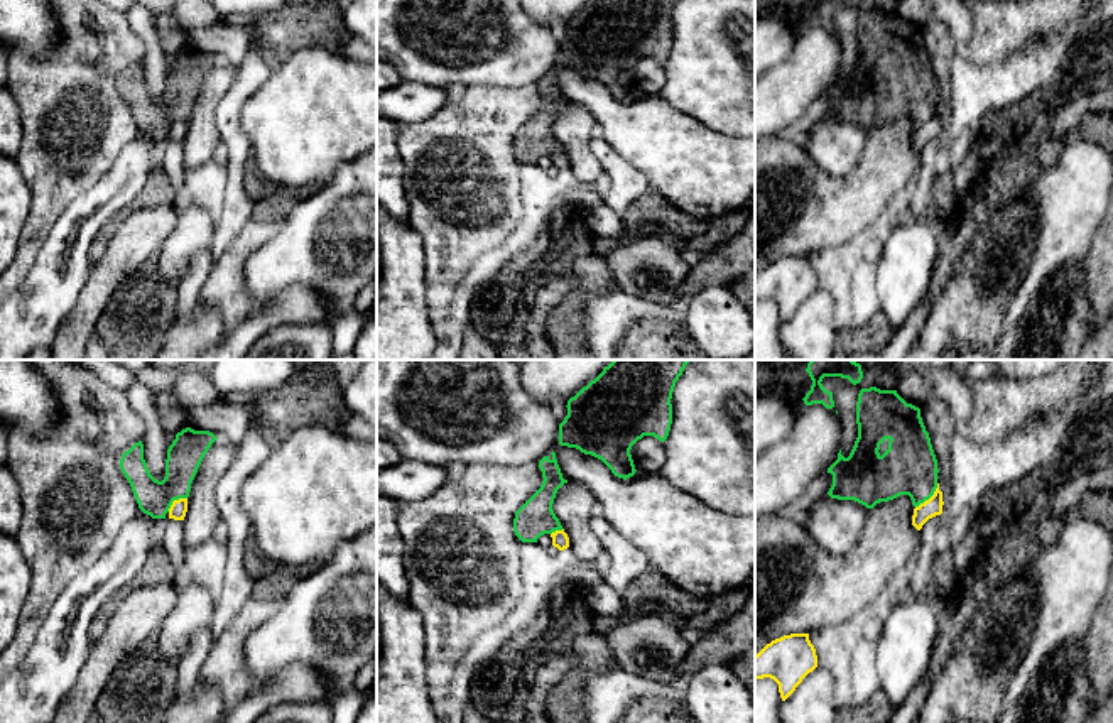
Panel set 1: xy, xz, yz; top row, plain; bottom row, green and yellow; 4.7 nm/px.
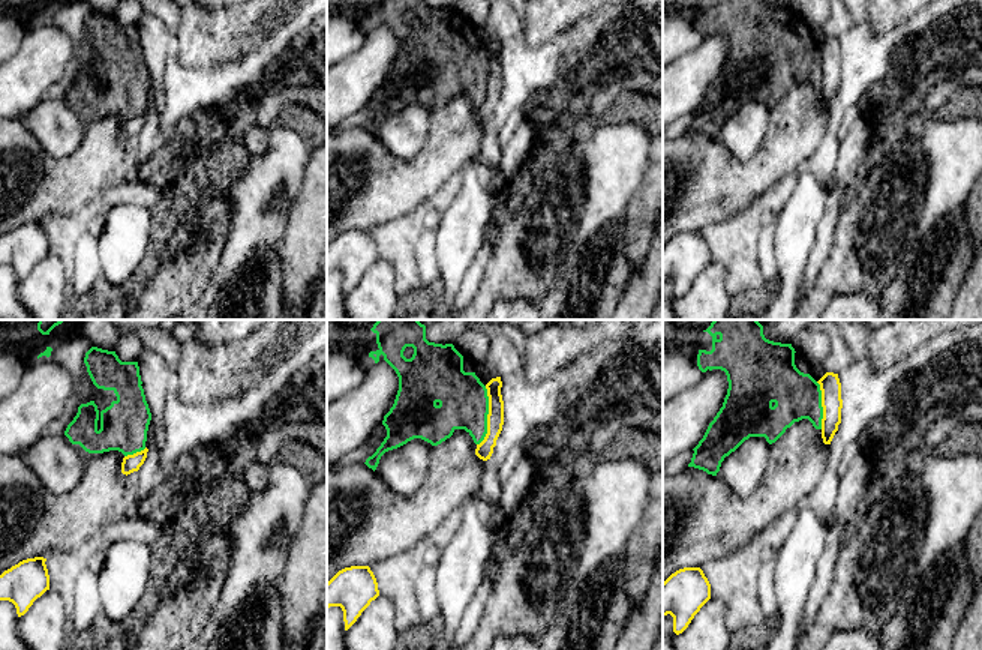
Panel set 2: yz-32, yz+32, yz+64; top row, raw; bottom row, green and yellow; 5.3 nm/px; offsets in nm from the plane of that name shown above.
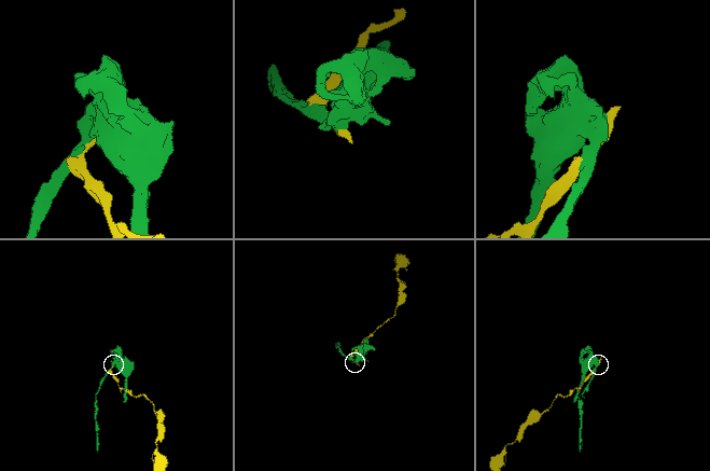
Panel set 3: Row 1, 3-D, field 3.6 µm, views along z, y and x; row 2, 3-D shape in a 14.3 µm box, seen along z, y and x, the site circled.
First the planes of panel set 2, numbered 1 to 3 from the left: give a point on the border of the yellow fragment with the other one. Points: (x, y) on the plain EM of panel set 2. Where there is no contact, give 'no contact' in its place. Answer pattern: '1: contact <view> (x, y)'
1: contact yz-32 (135, 116)
2: contact yz+32 (486, 80)
3: contact yz+64 (820, 69)

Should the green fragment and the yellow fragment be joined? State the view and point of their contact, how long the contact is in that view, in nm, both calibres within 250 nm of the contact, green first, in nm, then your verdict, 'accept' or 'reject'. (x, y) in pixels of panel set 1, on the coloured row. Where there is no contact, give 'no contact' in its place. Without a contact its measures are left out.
contact yz (929, 497); length 160 nm; calibres 260 and 90 nm; reject

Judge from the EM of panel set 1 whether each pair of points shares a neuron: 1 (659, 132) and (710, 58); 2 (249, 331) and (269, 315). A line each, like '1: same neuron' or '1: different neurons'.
1: different neurons
2: same neuron

